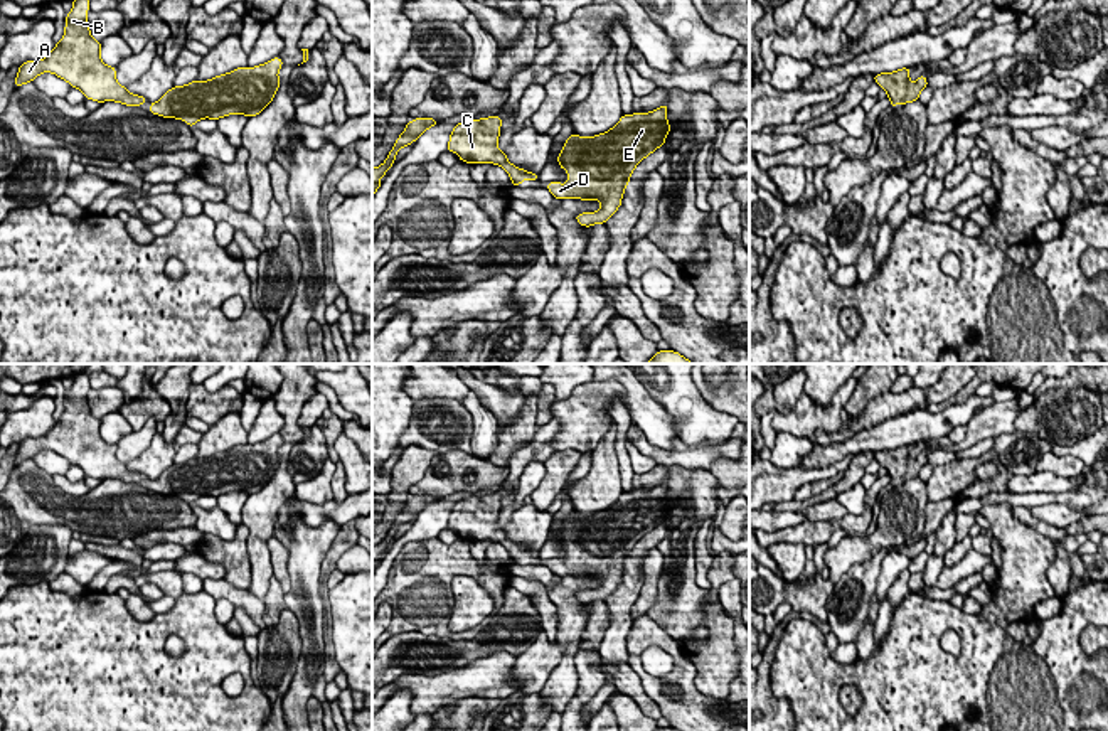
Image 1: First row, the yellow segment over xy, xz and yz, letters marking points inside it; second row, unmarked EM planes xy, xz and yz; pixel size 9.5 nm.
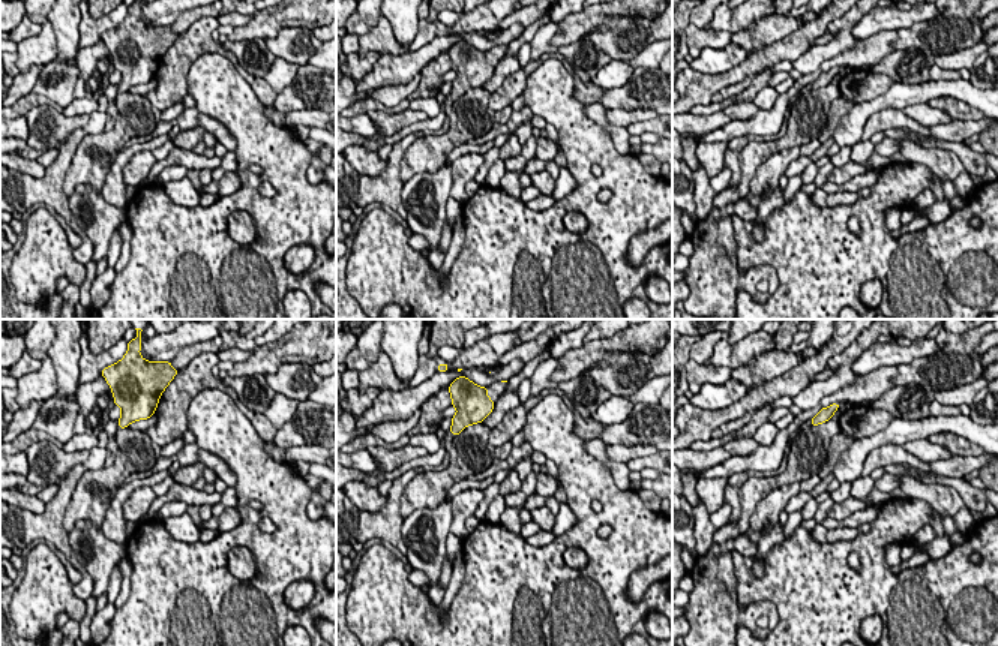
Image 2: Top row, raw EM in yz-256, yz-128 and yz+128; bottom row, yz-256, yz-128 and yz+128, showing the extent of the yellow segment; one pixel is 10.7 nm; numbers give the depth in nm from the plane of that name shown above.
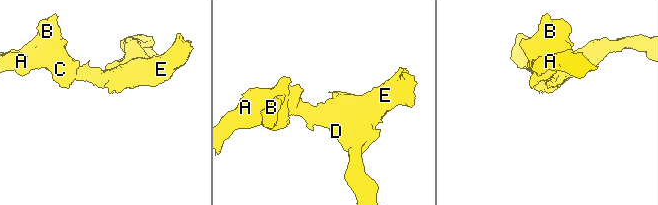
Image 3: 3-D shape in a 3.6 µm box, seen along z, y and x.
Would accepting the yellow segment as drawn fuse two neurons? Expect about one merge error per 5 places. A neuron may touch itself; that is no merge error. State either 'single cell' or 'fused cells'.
single cell

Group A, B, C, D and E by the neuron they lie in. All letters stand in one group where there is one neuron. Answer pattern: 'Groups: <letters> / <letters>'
Groups: A B C D E

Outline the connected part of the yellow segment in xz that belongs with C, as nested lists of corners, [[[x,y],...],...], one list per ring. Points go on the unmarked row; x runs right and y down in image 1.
[[[498,492],[482,497],[466,497],[455,502],[448,529],[455,529],[461,539],[466,541],[493,541],[500,542],[509,552],[515,564],[520,564],[522,558],[539,558],[539,551],[532,551],[512,542],[507,537],[505,529],[500,529],[498,512],[500,512],[502,495]]]

